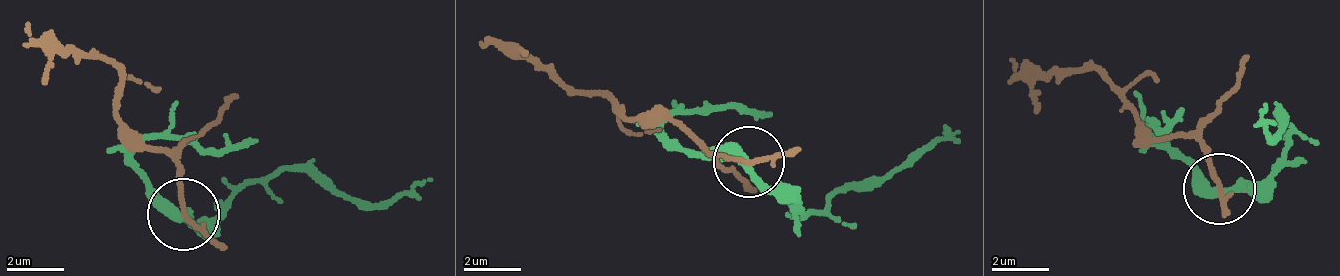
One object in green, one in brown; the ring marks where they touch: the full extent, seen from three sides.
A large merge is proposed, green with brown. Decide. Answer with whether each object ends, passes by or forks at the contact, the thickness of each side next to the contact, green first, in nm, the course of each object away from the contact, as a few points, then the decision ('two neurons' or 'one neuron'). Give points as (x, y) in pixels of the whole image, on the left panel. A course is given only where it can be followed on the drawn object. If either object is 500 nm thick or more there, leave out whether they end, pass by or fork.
green passes by | brown passes by | 340/160 nm | green via (182, 215), (213, 221), (238, 192), (289, 169), (315, 171), (369, 203), (433, 181) | brown via (182, 215), (178, 171), (146, 148), (119, 94), (110, 60), (42, 50), (28, 25) | two neurons

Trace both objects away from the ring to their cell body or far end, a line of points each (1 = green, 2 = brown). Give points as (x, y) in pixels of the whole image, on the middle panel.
1: (747, 159), (787, 183), (806, 212), (837, 190), (864, 192), (917, 154), (962, 133)
2: (747, 159), (724, 159), (672, 122), (620, 114), (589, 88), (482, 42)

